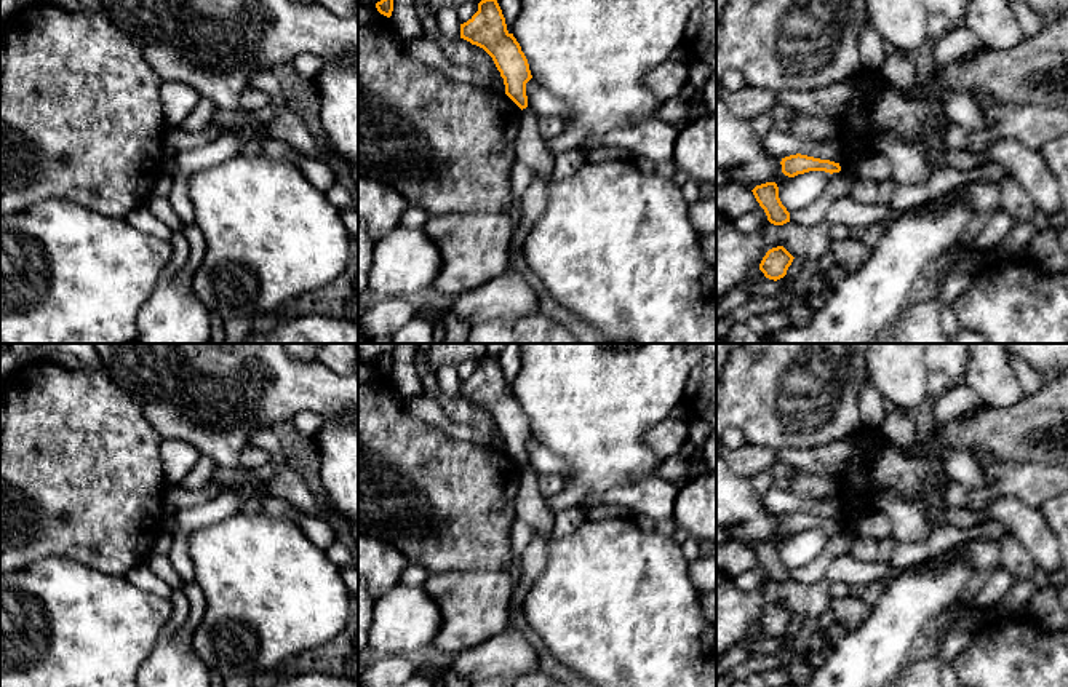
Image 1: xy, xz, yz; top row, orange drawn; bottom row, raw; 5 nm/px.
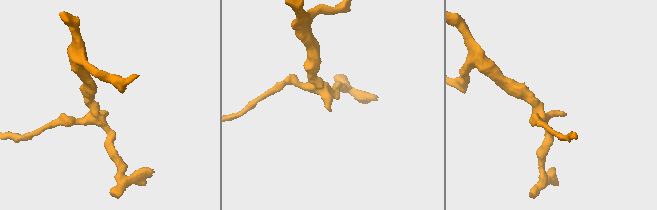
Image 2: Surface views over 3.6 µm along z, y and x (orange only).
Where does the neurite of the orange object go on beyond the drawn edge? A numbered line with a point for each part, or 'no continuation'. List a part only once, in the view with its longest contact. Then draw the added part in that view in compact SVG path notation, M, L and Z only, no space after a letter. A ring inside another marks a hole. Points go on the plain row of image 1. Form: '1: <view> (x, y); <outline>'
no continuation

